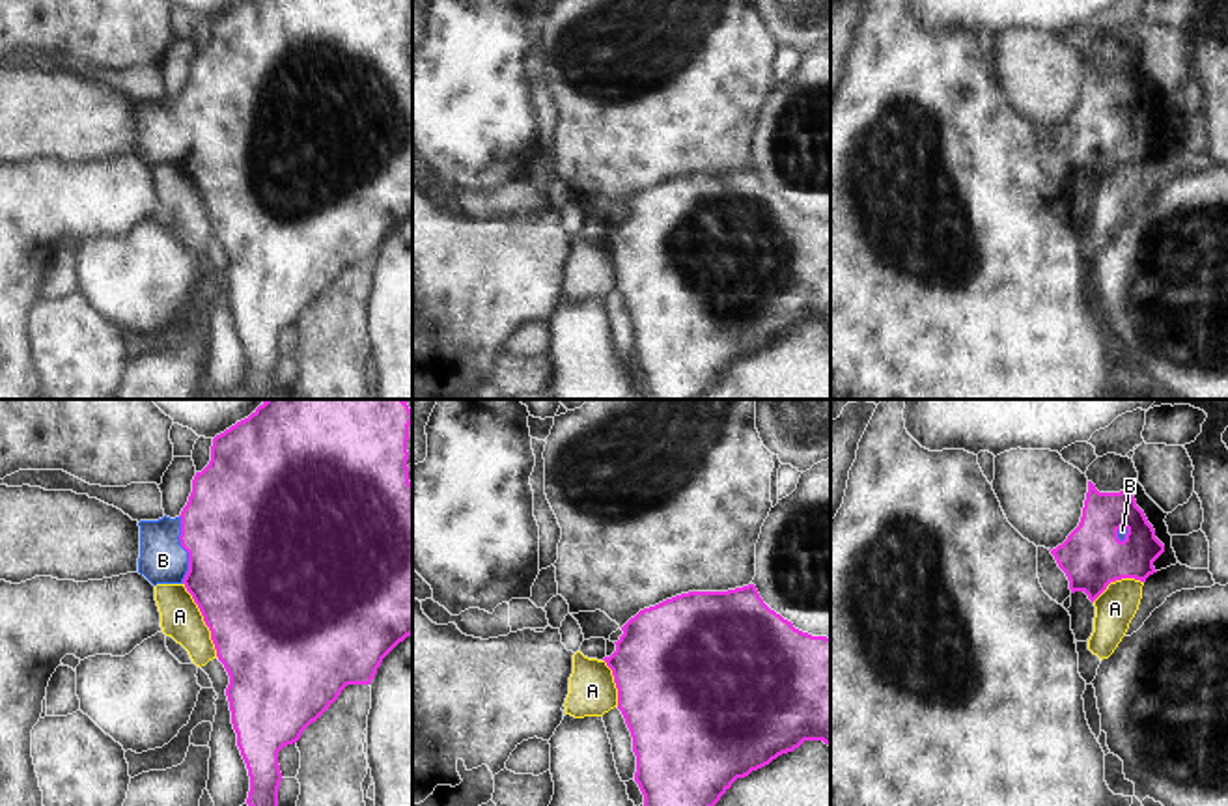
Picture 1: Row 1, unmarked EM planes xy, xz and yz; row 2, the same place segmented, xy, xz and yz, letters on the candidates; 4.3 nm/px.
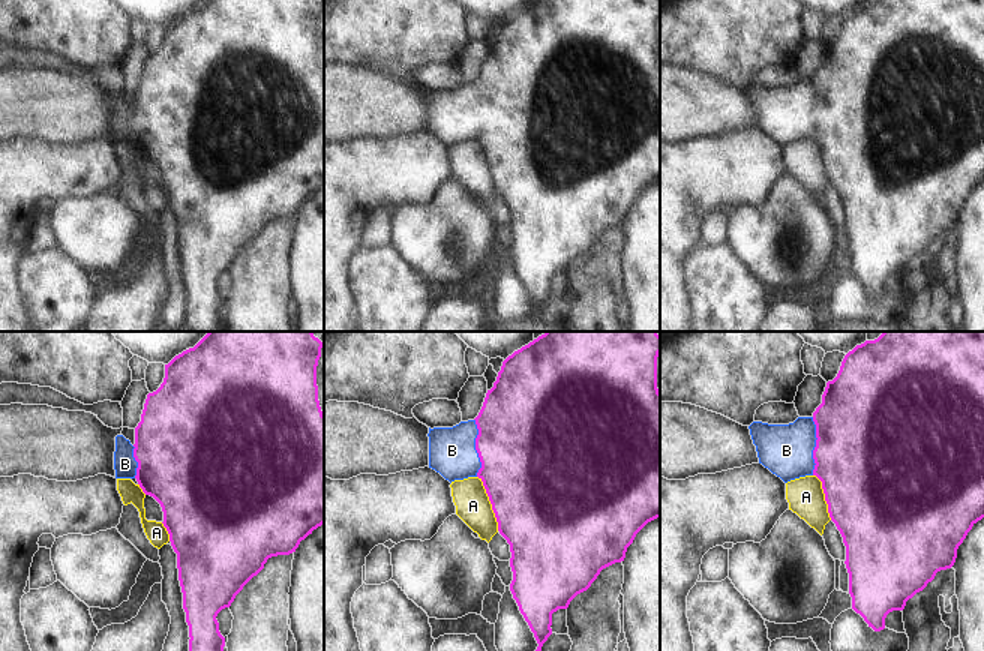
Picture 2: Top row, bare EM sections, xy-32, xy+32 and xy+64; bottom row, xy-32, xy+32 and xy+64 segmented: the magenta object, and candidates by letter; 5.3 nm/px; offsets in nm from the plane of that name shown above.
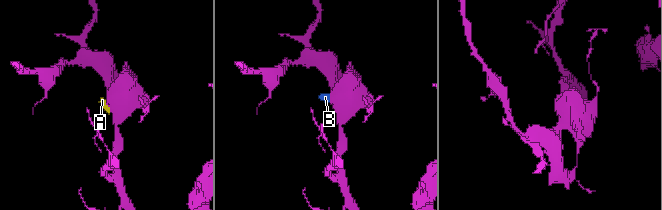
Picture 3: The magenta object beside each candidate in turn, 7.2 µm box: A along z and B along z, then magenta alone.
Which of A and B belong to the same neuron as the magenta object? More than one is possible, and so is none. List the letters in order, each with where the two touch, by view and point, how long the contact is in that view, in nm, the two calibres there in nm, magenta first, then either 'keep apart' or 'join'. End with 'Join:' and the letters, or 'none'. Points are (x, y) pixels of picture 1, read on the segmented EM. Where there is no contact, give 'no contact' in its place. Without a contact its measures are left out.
A: meets magenta in xy at (204, 620); contact 360 nm long; 500 nm thick on the magenta side, 180 nm on the other; keep apart
B: meets magenta in xy at (183, 547); contact 300 nm long; 480 nm thick on the magenta side, 200 nm on the other; join
Join: B

